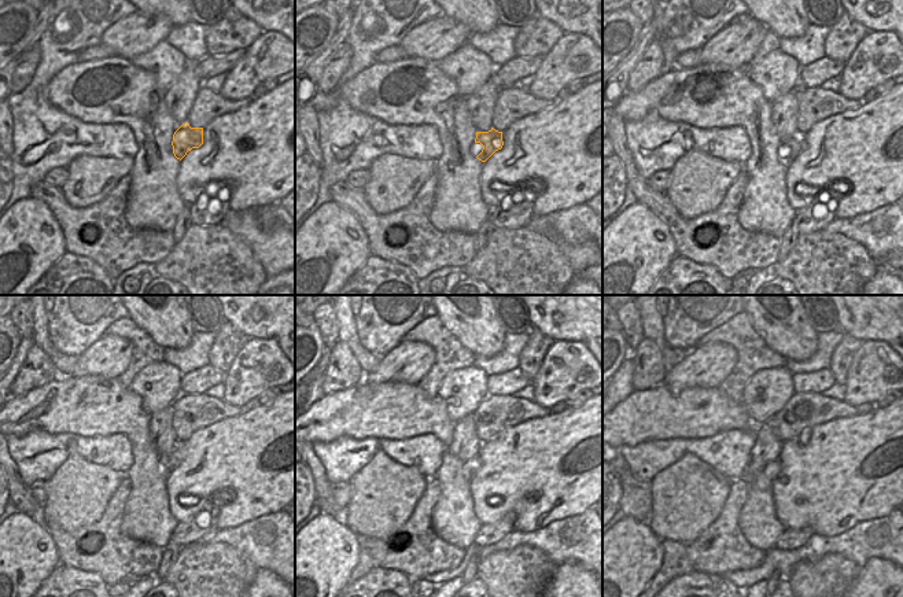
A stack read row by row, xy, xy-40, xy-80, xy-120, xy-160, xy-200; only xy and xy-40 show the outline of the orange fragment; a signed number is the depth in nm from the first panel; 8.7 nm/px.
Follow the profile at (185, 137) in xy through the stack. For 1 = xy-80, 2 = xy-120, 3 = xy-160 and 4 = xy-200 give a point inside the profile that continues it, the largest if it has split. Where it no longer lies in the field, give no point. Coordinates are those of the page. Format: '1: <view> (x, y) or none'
1: xy-80 (796, 142)
2: xy-120 (168, 461)
3: xy-160 (471, 467)
4: xy-200 (763, 481)

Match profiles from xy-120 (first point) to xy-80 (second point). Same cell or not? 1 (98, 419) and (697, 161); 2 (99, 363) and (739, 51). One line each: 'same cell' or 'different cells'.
1: different cells
2: same cell

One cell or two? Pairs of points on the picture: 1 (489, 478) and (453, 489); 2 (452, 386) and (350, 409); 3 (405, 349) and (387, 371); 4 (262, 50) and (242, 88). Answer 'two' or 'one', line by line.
1: two
2: two
3: one
4: one

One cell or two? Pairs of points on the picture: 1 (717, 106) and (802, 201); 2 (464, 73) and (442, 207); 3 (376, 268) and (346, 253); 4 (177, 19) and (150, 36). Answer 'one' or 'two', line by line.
1: two
2: two
3: two
4: two

